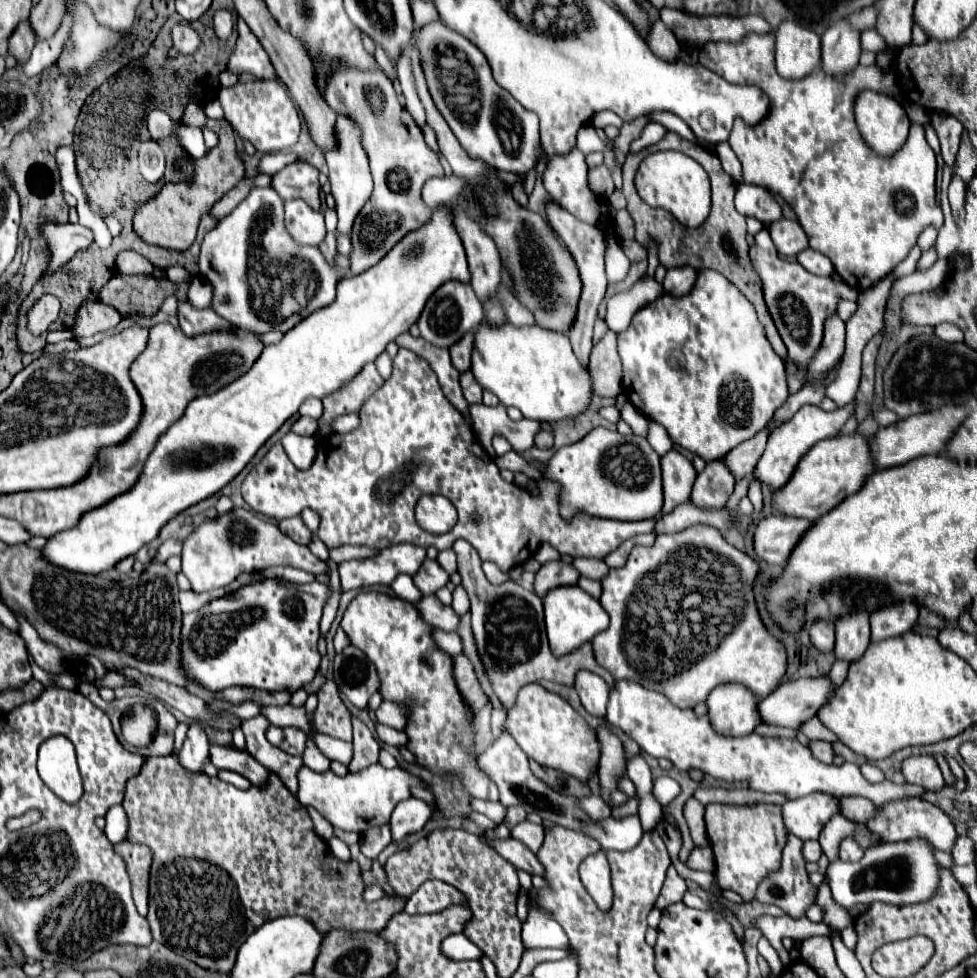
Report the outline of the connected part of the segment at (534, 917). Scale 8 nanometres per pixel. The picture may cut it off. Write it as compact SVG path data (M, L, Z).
M534 900L532 910L530 910L530 914L522 926L522 944L526 950L532 950L532 948L564 948L568 952L568 956L574 958L574 952L568 944L564 930L558 928L558 924L550 916L544 916L538 910L536 900Z

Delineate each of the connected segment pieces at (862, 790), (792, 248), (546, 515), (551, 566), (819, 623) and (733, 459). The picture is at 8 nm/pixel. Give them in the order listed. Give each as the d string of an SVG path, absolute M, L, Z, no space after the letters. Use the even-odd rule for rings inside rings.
M620 680L610 690L608 714L606 720L630 736L642 752L654 758L668 758L678 770L702 770L716 780L724 782L748 782L752 790L782 794L786 800L802 798L814 792L824 792L834 798L842 796L864 796L874 804L886 804L894 798L922 796L926 790L918 786L898 786L892 782L870 784L858 764L844 762L842 766L832 766L816 760L808 746L802 746L798 740L788 738L768 738L760 734L750 734L742 738L722 736L714 732L710 718L696 716L692 708L678 708L666 700L660 692L642 688L634 680Z
M778 220L768 226L768 232L782 256L796 256L804 248L808 248L808 238L804 228L796 220Z
M400 348L394 358L394 372L384 382L366 404L358 410L360 424L356 430L340 436L326 436L318 440L318 454L314 464L308 470L298 470L286 456L286 450L280 442L276 442L260 464L252 468L252 472L242 482L242 498L246 504L260 514L282 520L294 514L300 514L304 508L312 508L320 514L320 540L330 548L336 546L370 546L370 548L388 548L390 544L410 542L414 546L436 546L438 550L451 548L454 540L464 538L470 542L482 560L490 560L500 566L500 570L508 572L514 566L522 566L528 558L536 554L536 548L542 542L550 542L558 552L568 554L572 558L604 558L614 552L624 540L636 534L646 534L654 528L654 518L638 520L638 522L620 522L620 520L602 520L590 516L576 516L570 524L564 522L558 514L558 494L560 488L554 482L538 482L540 496L532 496L526 488L518 488L508 484L494 460L486 454L486 450L476 442L472 428L466 424L462 414L452 408L452 404L442 394L438 378L426 360L416 356L414 352ZM424 494L440 494L448 498L458 510L458 522L446 534L430 534L422 530L414 518L414 506ZM472 514L478 514L482 520L474 524L470 520Z
M548 562L544 564L538 572L536 572L536 580L534 580L534 592L536 596L544 598L548 590L558 588L558 586L572 586L578 582L578 572L574 570L572 564L564 564L564 562Z
M814 620L810 626L810 638L812 644L820 652L832 652L834 650L834 624L830 620Z
M774 422L768 424L766 428L762 428L762 432L758 432L758 436L738 444L732 452L728 452L724 456L724 464L732 470L732 474L736 478L746 478L752 474L756 462L760 460L764 448L766 448L766 440L772 430L774 430Z

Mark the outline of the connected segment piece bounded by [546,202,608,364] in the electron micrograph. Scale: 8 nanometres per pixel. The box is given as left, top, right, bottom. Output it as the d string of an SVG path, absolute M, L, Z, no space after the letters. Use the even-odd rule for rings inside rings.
M554 202L548 204L546 212L548 212L548 220L550 220L554 232L560 236L560 240L566 244L568 252L574 256L574 262L578 264L578 272L580 272L580 280L582 280L582 296L578 300L578 316L574 318L574 328L570 328L568 338L572 342L572 350L578 356L578 360L582 364L588 364L588 356L592 350L592 326L596 320L598 304L602 302L606 284L608 284L606 272L604 272L604 236L598 228L578 220L576 216L572 216L570 212L566 212L562 206L558 206Z

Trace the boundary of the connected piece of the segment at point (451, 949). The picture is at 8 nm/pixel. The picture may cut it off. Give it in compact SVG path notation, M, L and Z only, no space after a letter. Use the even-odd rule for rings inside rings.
M452 934L442 942L442 952L452 960L479 960L483 952L464 934Z

